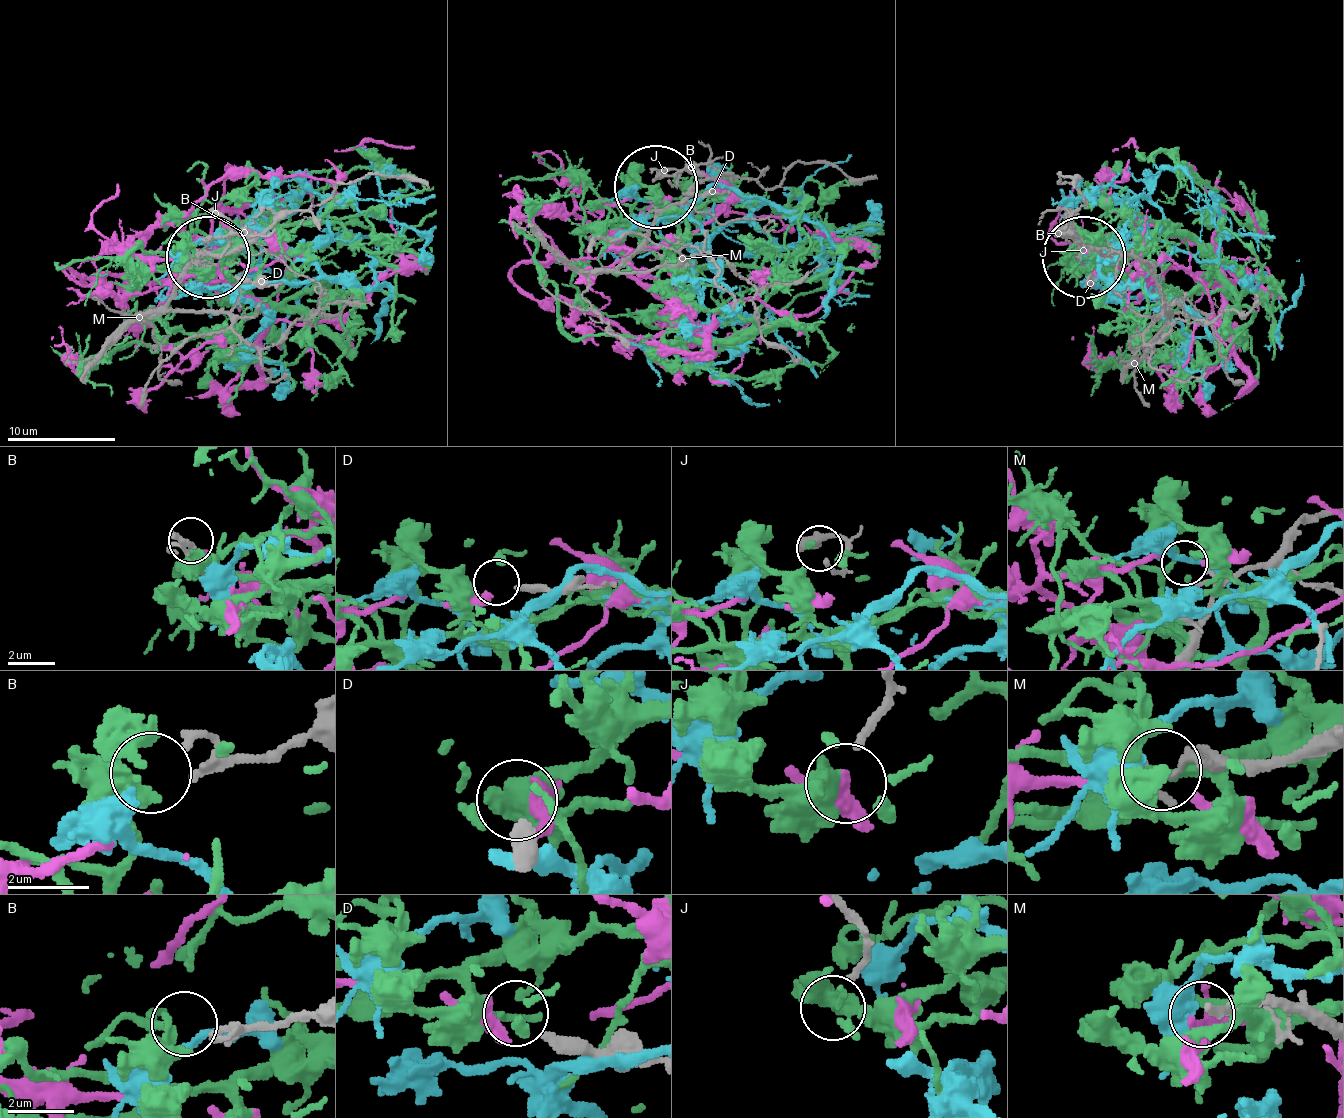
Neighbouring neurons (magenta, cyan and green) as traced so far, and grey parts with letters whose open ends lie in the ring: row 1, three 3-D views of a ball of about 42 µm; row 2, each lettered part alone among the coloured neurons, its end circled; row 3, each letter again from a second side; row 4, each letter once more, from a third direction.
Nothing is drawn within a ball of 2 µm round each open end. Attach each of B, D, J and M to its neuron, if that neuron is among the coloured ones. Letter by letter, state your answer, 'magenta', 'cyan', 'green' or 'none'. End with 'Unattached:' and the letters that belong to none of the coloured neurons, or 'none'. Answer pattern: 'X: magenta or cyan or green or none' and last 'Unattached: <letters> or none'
B: green
D: magenta
J: none
M: none
Unattached: J, M

